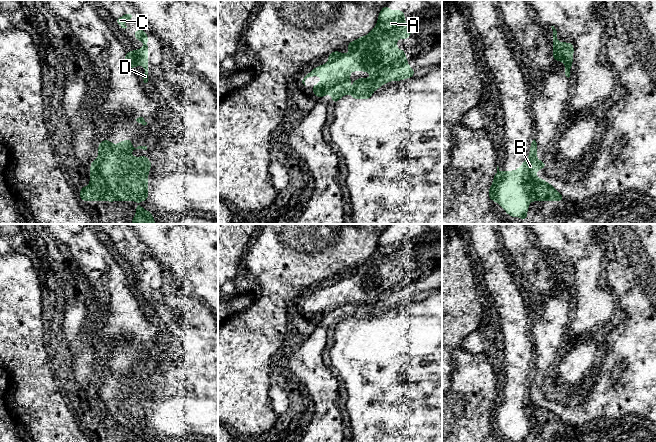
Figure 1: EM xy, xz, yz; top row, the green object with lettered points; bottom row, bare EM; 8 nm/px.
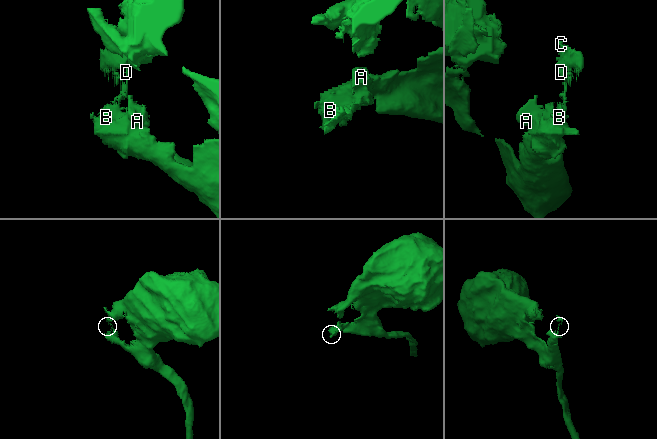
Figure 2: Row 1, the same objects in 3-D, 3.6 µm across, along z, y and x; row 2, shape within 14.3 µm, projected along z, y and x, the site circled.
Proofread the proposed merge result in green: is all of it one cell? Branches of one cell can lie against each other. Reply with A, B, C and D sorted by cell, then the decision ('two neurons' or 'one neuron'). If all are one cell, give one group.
A B C D; one neuron

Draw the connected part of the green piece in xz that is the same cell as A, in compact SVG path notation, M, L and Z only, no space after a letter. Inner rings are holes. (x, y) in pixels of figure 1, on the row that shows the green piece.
M385 5L378 15L377 25L366 36L362 36L355 41L347 43L350 50L348 54L342 54L338 50L328 55L328 63L326 65L319 65L311 70L302 80L305 85L305 80L309 77L318 75L322 81L313 85L311 89L314 91L315 97L323 98L327 94L332 95L332 104L337 103L338 100L352 93L352 99L371 99L372 92L380 88L383 84L390 81L400 81L403 79L411 78L415 75L413 70L407 62L404 49L398 50L396 46L397 39L408 39L411 37L411 29L405 23L405 13L399 9L390 11L389 6ZM351 71L366 71L372 77L366 79L354 79L353 89L350 91L348 85L350 83Z

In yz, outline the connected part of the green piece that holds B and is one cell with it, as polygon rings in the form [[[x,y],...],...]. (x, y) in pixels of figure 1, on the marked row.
[[[535,139],[532,141],[529,151],[530,157],[524,160],[524,163],[514,171],[500,172],[497,166],[497,172],[493,179],[493,184],[489,188],[489,199],[496,201],[510,217],[520,217],[527,221],[527,210],[530,201],[564,201],[565,198],[540,177],[534,174],[538,169],[545,169],[545,161],[537,160],[537,143]]]

